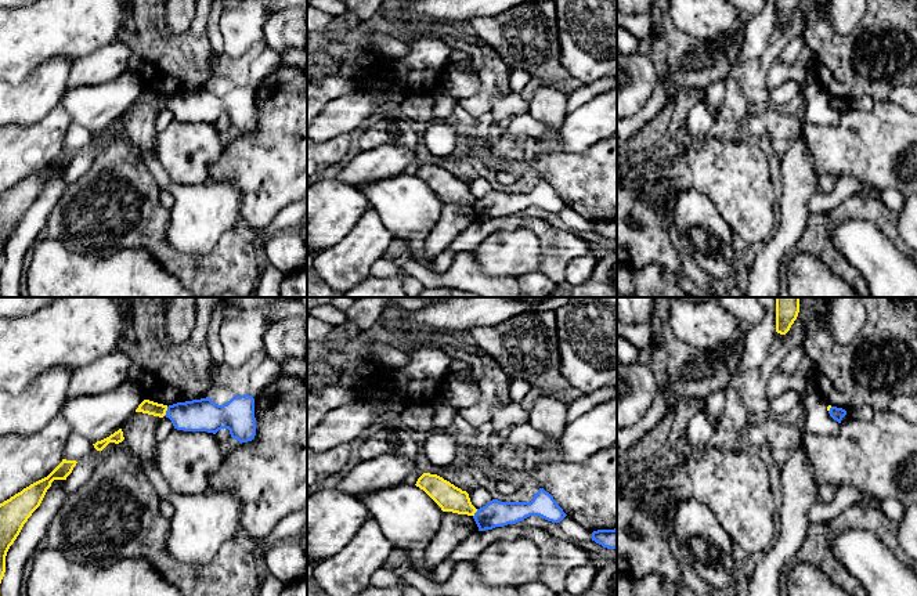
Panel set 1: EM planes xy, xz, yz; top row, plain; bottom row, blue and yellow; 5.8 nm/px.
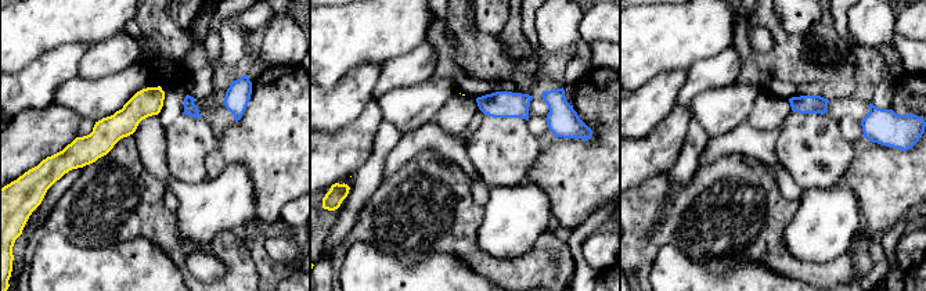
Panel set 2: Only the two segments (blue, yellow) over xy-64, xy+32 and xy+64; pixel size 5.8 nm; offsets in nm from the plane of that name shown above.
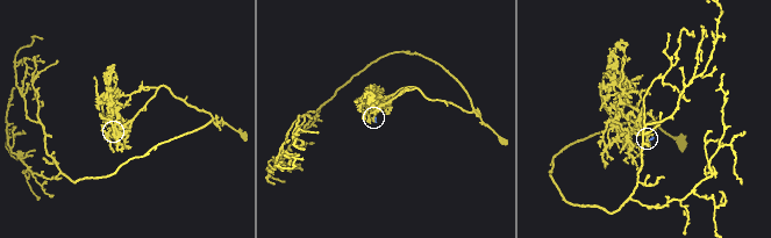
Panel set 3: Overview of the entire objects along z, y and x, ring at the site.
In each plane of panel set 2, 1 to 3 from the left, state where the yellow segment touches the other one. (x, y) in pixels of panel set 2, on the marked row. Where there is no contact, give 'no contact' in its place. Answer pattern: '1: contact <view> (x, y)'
1: no contact
2: no contact
3: no contact

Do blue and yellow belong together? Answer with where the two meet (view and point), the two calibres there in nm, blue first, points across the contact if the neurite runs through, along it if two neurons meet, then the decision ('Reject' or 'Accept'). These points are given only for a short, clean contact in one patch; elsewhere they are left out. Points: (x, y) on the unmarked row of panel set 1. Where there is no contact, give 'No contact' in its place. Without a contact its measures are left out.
Touches blue at xy (166, 101). Thickness 190 nm (blue) against 80 nm. Boundary: xy (168, 97), (163, 105). Reject

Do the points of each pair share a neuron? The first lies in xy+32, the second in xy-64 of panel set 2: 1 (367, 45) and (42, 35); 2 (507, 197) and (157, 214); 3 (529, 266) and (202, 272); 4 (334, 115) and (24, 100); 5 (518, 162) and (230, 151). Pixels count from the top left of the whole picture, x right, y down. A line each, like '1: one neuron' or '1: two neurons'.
1: one neuron
2: two neurons
3: two neurons
4: one neuron
5: two neurons

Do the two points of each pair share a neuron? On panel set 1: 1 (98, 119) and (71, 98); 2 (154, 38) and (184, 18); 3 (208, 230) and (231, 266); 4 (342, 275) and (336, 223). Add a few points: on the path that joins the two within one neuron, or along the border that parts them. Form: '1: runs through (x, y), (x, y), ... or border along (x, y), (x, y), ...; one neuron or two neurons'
1: runs through (91, 112), (82, 103), (78, 103); one neuron
2: border along (165, 14), (174, 32), (184, 32), (192, 21); two neurons
3: border along (233, 228), (205, 253), (186, 253); two neurons
4: border along (361, 217), (339, 239), (321, 250); two neurons

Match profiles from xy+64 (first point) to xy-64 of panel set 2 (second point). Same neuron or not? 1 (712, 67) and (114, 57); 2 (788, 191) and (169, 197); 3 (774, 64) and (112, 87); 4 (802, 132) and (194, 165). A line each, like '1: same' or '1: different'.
1: same
2: same
3: different
4: same

